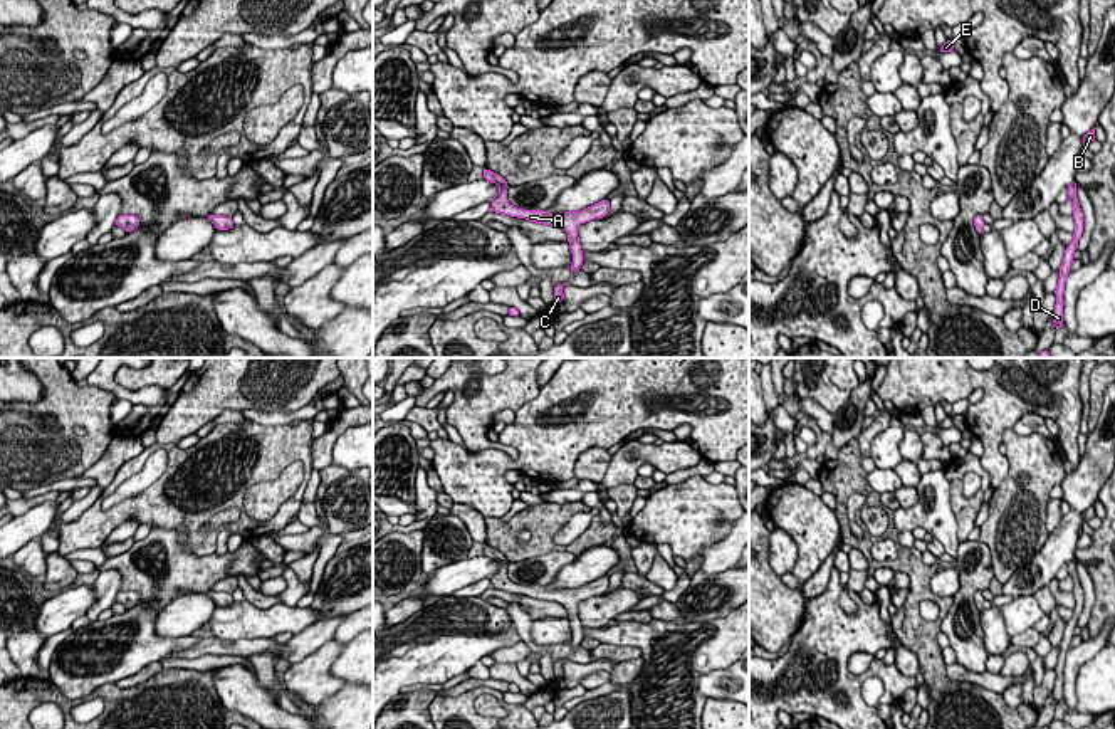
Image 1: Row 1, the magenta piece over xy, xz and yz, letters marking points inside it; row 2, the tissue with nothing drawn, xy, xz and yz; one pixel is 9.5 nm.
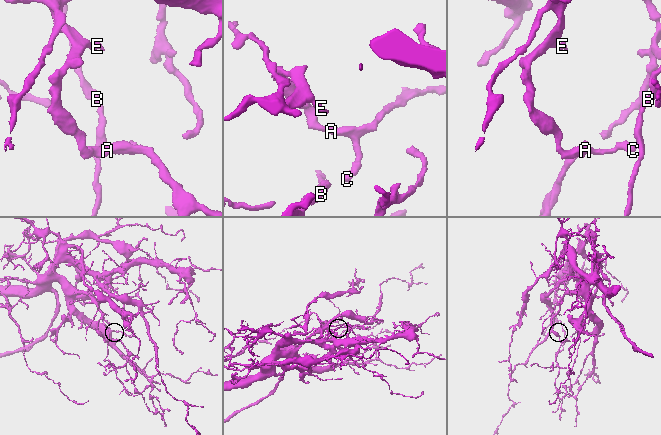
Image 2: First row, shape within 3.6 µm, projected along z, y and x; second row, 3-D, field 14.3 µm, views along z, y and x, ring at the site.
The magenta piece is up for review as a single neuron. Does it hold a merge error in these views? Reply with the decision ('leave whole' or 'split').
leave whole

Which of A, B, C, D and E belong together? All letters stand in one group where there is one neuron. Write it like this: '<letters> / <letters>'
A B C D E

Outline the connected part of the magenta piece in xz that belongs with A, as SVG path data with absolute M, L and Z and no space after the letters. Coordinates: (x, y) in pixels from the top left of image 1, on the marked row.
M484 168L484 178L500 186L499 193L490 202L492 212L517 217L517 218L526 218L536 223L561 227L569 237L568 242L569 242L571 254L573 254L573 262L569 269L573 272L578 272L581 269L584 259L583 259L583 250L581 250L581 244L578 237L578 227L584 222L606 217L610 212L608 198L581 212L547 213L542 210L522 210L509 203L507 200L509 185L500 175L490 171L489 168Z

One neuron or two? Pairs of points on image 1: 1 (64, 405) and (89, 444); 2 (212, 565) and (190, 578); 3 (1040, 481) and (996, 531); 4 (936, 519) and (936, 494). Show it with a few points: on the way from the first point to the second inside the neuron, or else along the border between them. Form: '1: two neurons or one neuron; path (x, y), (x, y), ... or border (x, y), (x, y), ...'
1: one neuron; path (74, 412), (89, 427), (89, 434)
2: one neuron; path (207, 568), (195, 573)
3: one neuron; path (1028, 492), (1008, 519)
4: one neuron; path (936, 513), (936, 501)

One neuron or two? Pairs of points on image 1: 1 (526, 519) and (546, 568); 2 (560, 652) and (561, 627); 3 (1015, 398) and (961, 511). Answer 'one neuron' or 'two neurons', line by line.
1: two neurons
2: two neurons
3: two neurons

